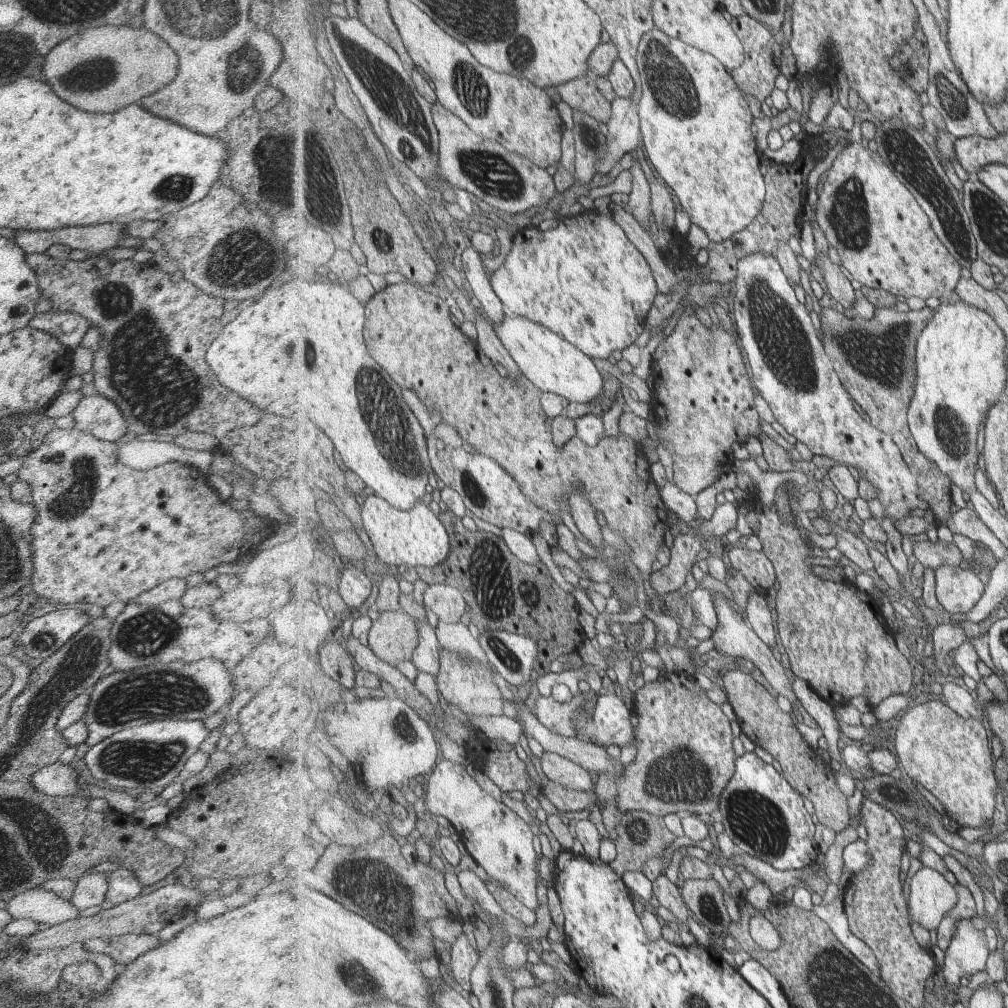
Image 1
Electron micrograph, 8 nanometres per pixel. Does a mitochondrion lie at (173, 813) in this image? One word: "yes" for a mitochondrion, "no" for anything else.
no

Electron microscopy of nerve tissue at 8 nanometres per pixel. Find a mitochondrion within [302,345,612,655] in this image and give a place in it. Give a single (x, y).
(401, 438)

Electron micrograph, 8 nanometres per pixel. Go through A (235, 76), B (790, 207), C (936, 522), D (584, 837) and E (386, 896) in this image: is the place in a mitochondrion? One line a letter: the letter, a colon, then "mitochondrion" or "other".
A: mitochondrion
B: other
C: other
D: other
E: mitochondrion

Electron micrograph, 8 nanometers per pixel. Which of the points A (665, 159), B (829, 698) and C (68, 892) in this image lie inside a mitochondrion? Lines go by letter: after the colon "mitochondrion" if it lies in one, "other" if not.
A: other
B: other
C: other

